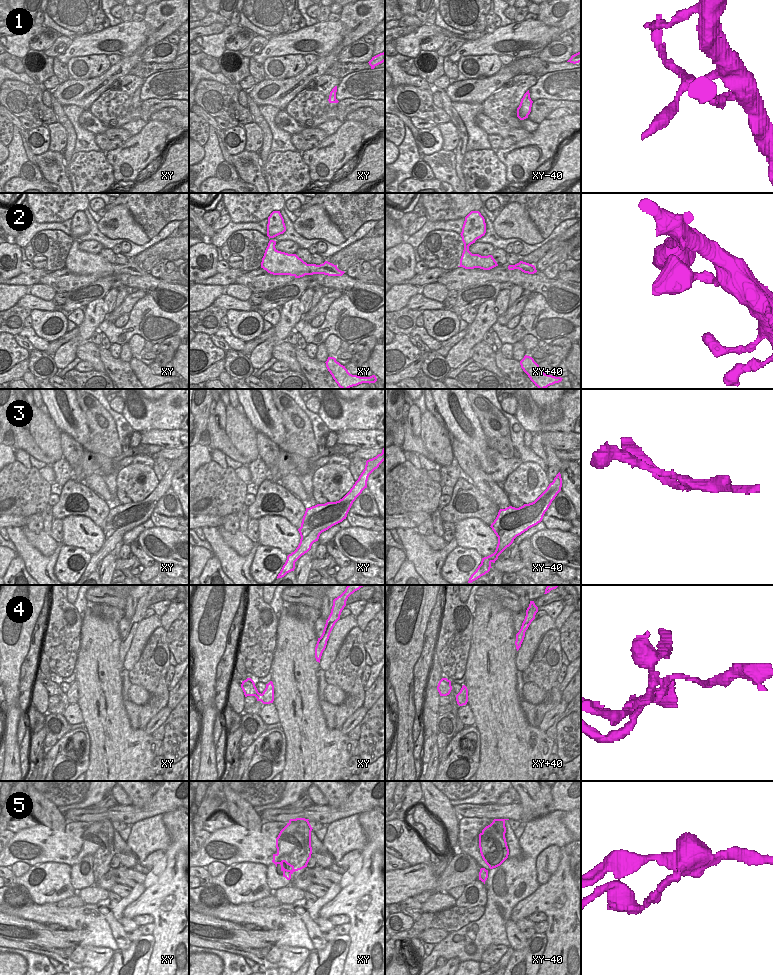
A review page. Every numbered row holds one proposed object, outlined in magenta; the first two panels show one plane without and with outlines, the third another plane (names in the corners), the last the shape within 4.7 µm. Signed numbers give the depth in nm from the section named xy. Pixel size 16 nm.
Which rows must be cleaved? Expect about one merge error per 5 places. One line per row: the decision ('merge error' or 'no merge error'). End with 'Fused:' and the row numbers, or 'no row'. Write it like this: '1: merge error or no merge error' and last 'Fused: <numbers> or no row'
1: no merge error
2: no merge error
3: no merge error
4: merge error
5: no merge error
Fused: 4

